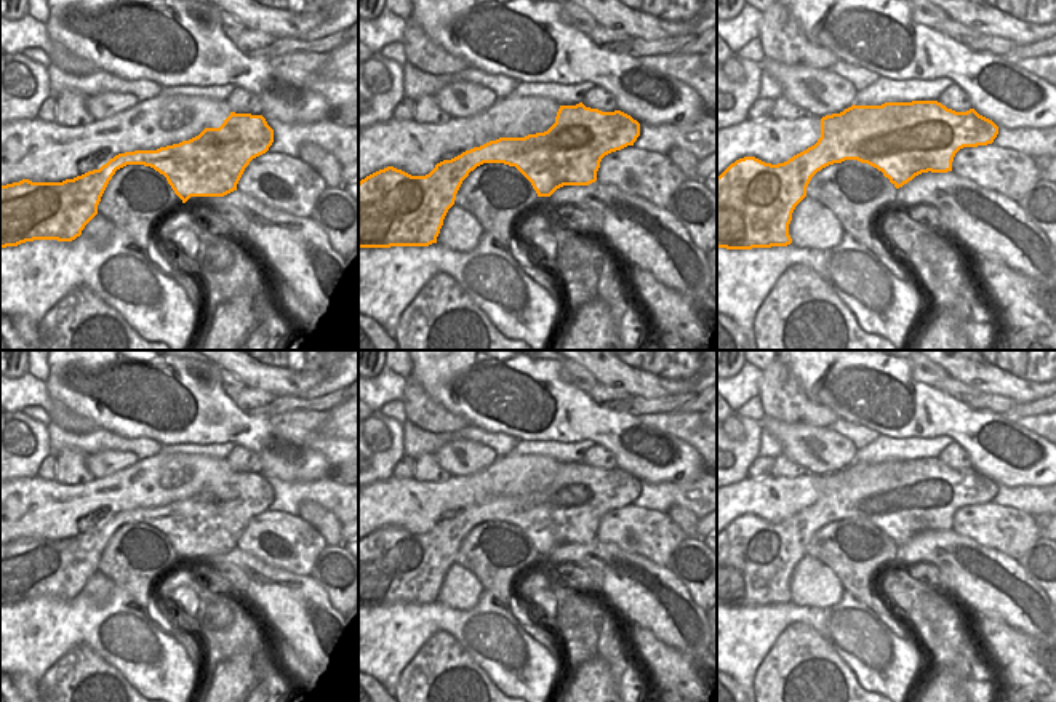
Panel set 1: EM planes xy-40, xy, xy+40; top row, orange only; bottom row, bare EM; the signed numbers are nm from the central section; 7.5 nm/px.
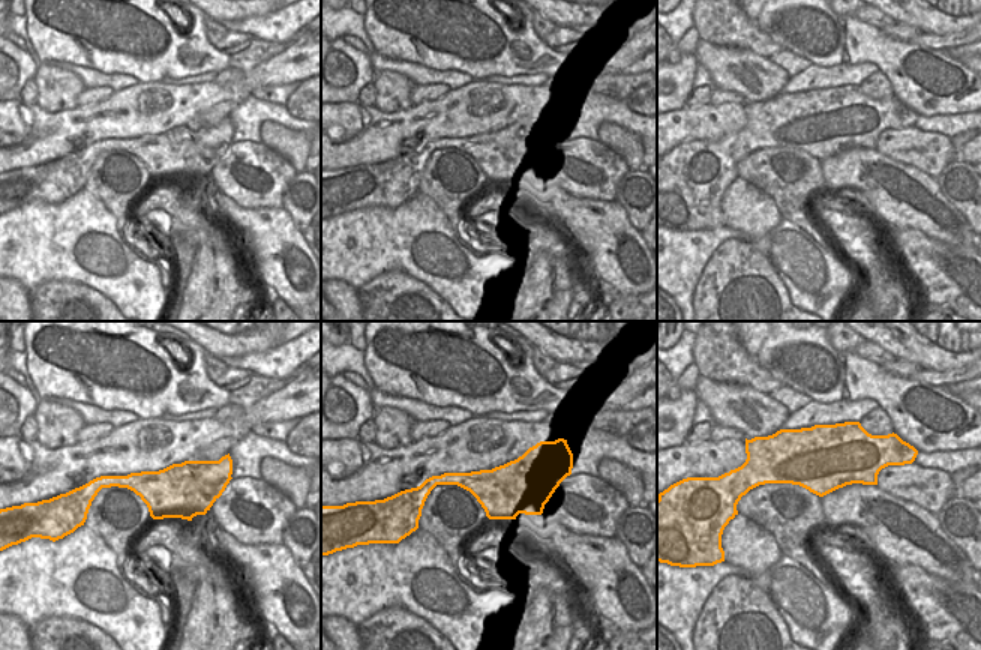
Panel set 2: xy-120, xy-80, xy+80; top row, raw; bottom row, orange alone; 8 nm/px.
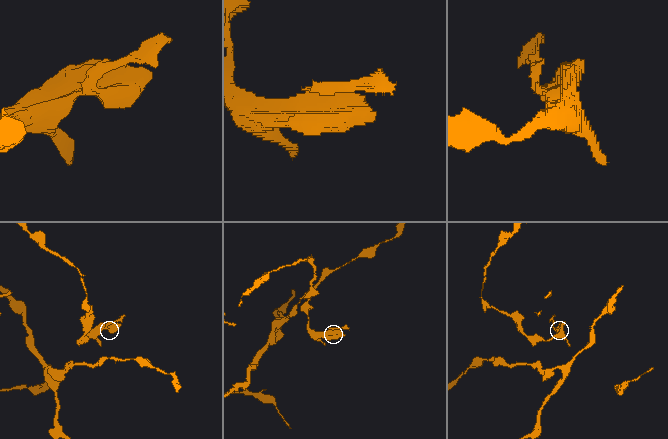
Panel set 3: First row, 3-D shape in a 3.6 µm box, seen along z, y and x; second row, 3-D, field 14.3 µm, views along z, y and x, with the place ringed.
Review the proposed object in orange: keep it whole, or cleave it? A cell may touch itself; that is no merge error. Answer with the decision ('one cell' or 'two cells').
one cell

